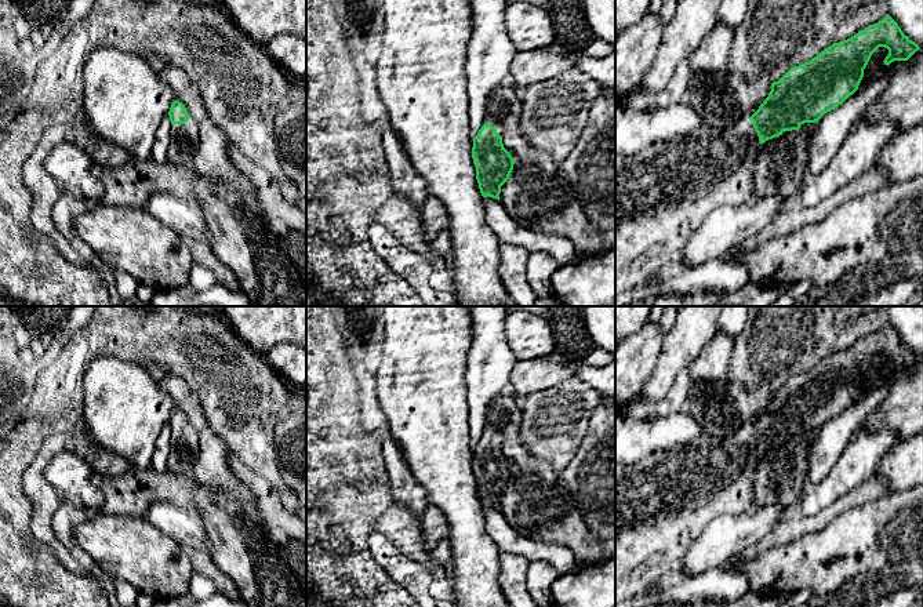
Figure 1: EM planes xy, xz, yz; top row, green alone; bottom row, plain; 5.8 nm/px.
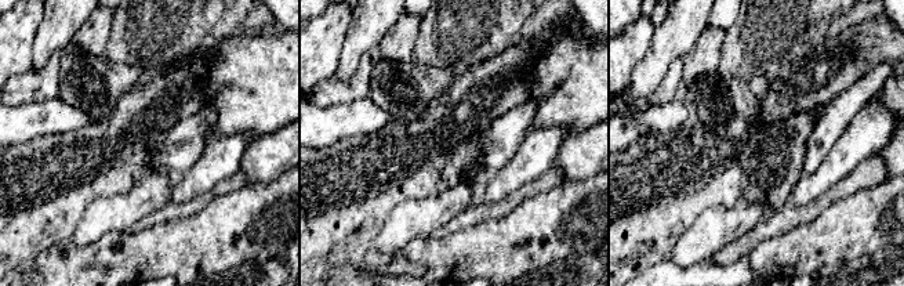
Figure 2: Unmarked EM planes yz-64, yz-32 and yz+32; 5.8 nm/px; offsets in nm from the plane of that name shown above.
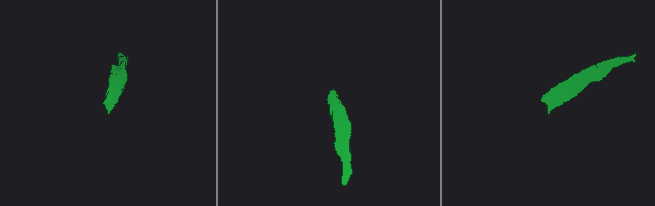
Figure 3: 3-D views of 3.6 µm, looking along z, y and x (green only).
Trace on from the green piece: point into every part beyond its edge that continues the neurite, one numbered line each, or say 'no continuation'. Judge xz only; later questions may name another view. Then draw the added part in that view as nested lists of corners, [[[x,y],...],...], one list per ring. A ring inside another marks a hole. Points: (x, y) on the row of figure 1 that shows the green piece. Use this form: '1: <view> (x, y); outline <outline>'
1: xz (489, 119); outline [[[486,113],[486,116],[484,116],[484,123],[486,123],[486,124],[493,124],[493,126],[495,127],[497,132],[498,132],[499,135],[502,134],[504,126],[502,126],[502,123],[501,123],[498,119],[495,119],[495,117],[493,117],[491,115]]]

